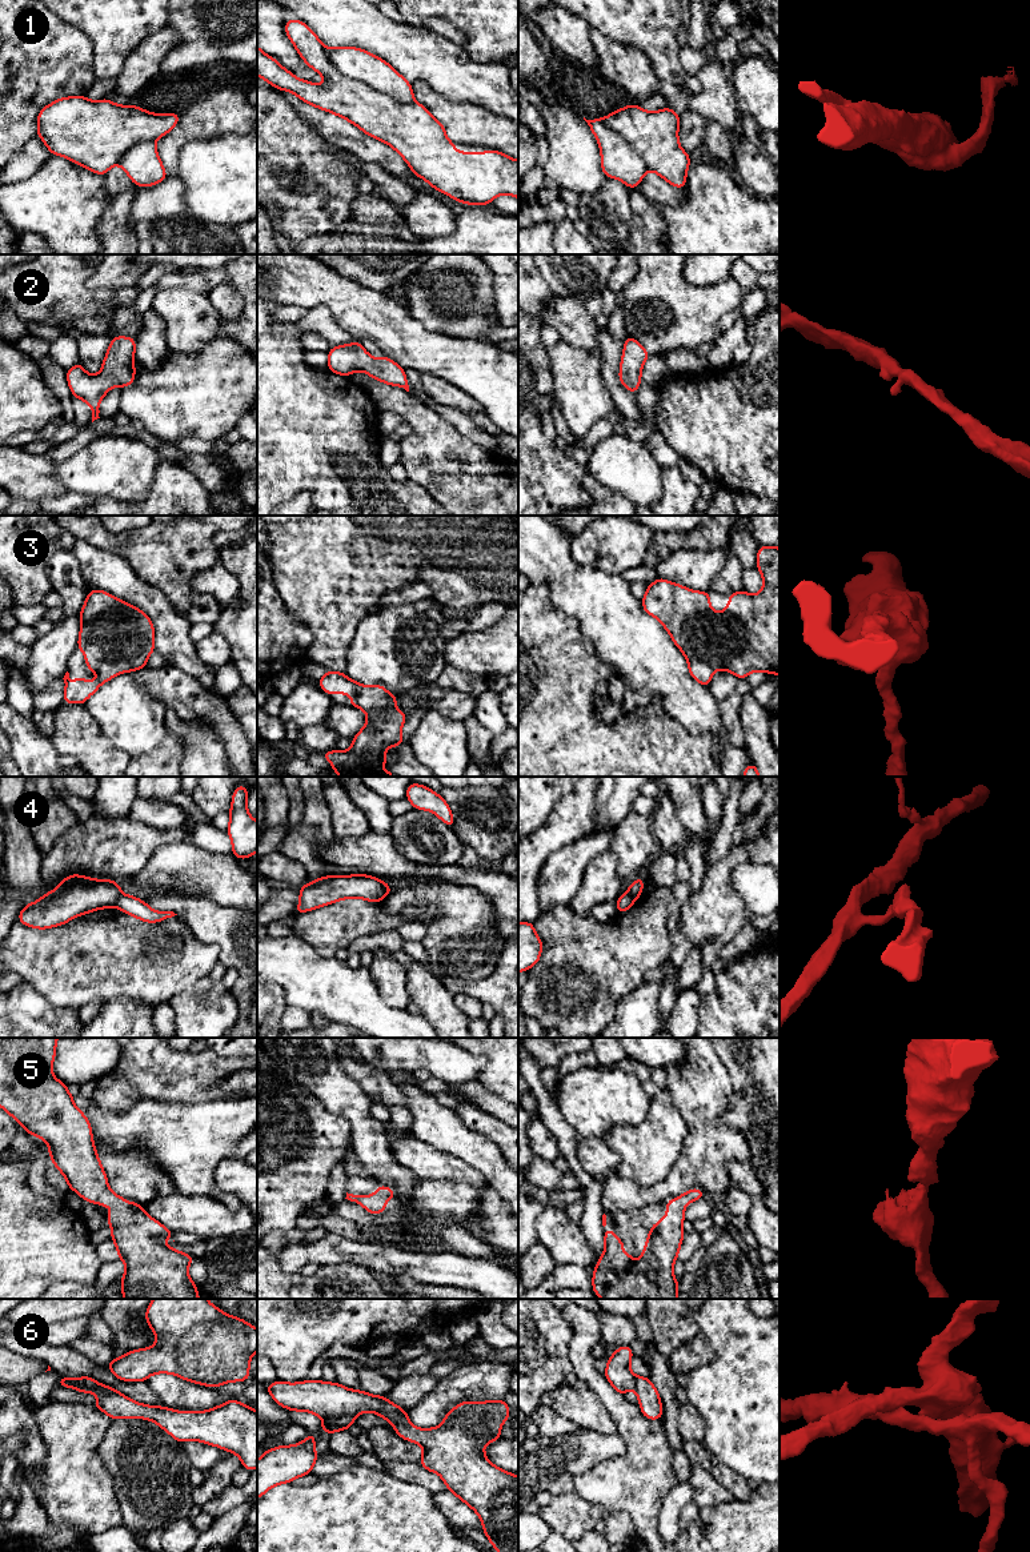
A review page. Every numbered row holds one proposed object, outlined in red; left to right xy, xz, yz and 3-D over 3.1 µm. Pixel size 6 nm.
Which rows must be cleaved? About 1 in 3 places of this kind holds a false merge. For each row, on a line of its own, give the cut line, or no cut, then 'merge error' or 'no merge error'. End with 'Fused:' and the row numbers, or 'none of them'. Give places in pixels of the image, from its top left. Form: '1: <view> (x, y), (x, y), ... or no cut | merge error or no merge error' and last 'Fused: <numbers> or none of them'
1: xz (323, 47), (345, 75), (397, 100), (413, 101) | merge error
2: no cut | no merge error
3: no cut | no merge error
4: xy (121, 894), (115, 905) | merge error
5: no cut | no merge error
6: xz (355, 1415), (341, 1415), (324, 1420) | merge error
Fused: 1, 4, 6

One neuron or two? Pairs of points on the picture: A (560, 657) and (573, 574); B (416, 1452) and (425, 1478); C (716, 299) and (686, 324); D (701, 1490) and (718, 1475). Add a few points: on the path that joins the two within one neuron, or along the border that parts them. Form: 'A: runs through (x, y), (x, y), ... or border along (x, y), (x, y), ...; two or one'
A: border along (549, 589), (552, 602), (573, 617), (588, 638); two
B: border along (385, 1462), (417, 1463); two
C: runs through (708, 305), (704, 305), (693, 316); one
D: border along (708, 1471), (734, 1498); two

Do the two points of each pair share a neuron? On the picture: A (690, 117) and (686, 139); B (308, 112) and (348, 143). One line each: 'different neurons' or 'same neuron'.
A: same neuron
B: same neuron

